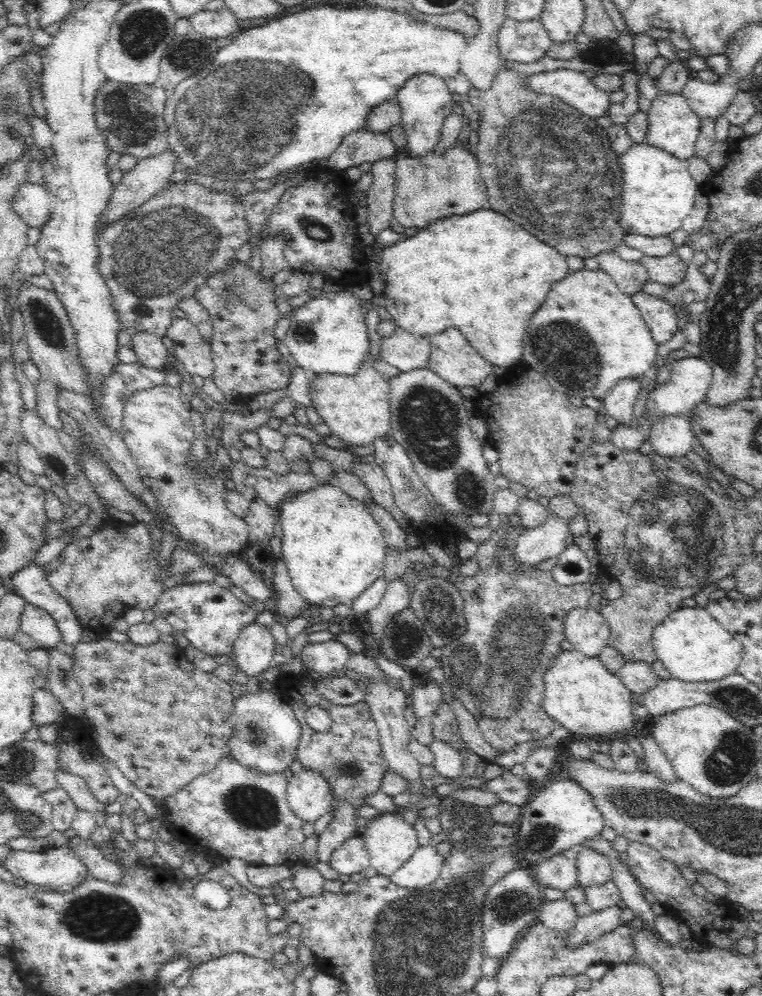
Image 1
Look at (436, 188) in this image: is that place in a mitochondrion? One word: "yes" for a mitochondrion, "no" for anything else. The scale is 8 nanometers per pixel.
yes

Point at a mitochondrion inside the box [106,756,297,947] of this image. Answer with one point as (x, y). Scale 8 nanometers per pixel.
(253, 807)

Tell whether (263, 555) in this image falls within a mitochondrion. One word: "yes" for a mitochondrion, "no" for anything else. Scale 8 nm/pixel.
no

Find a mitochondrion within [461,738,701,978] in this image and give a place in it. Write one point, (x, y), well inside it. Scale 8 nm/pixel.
(513, 905)

